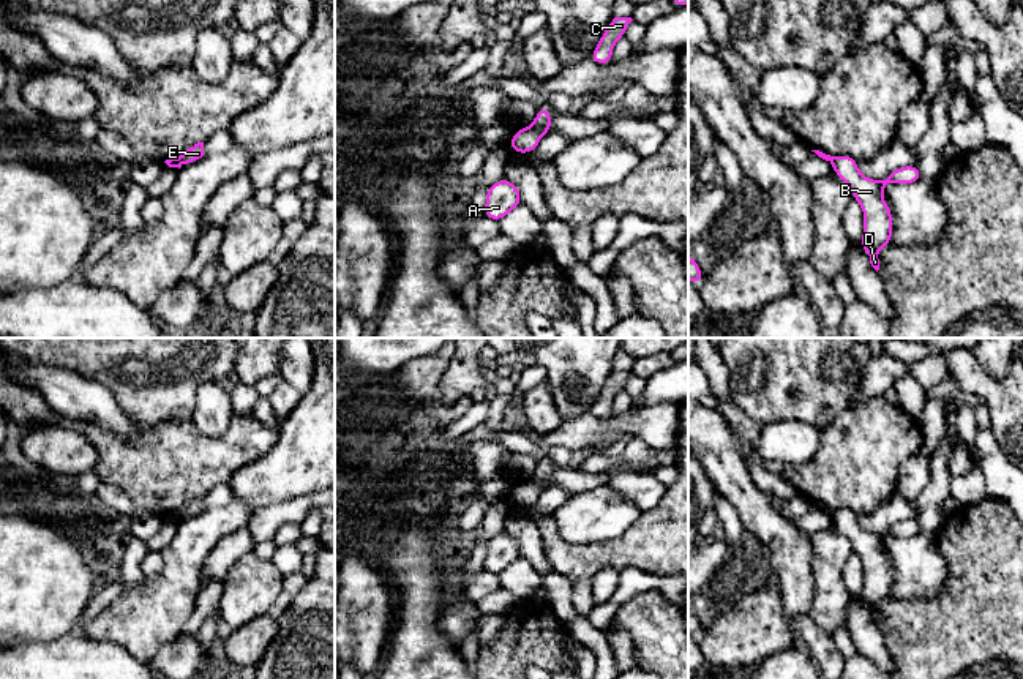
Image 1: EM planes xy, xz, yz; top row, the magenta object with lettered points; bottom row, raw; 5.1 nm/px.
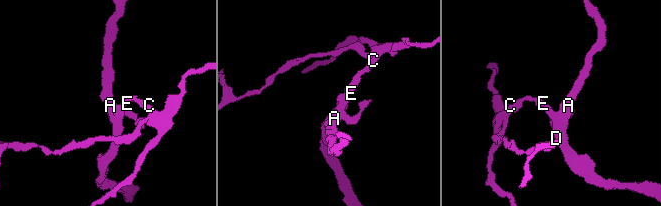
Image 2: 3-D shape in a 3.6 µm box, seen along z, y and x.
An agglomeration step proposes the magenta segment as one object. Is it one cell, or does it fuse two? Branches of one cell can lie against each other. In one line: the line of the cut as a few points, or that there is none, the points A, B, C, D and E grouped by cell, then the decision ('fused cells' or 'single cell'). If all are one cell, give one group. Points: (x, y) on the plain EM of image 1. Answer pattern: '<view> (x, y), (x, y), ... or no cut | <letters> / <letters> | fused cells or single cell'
xz (531, 479), (540, 488) | A B D / C E | fused cells

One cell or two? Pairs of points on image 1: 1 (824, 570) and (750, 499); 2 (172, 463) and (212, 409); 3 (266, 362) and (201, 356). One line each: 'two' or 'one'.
1: two
2: two
3: two

